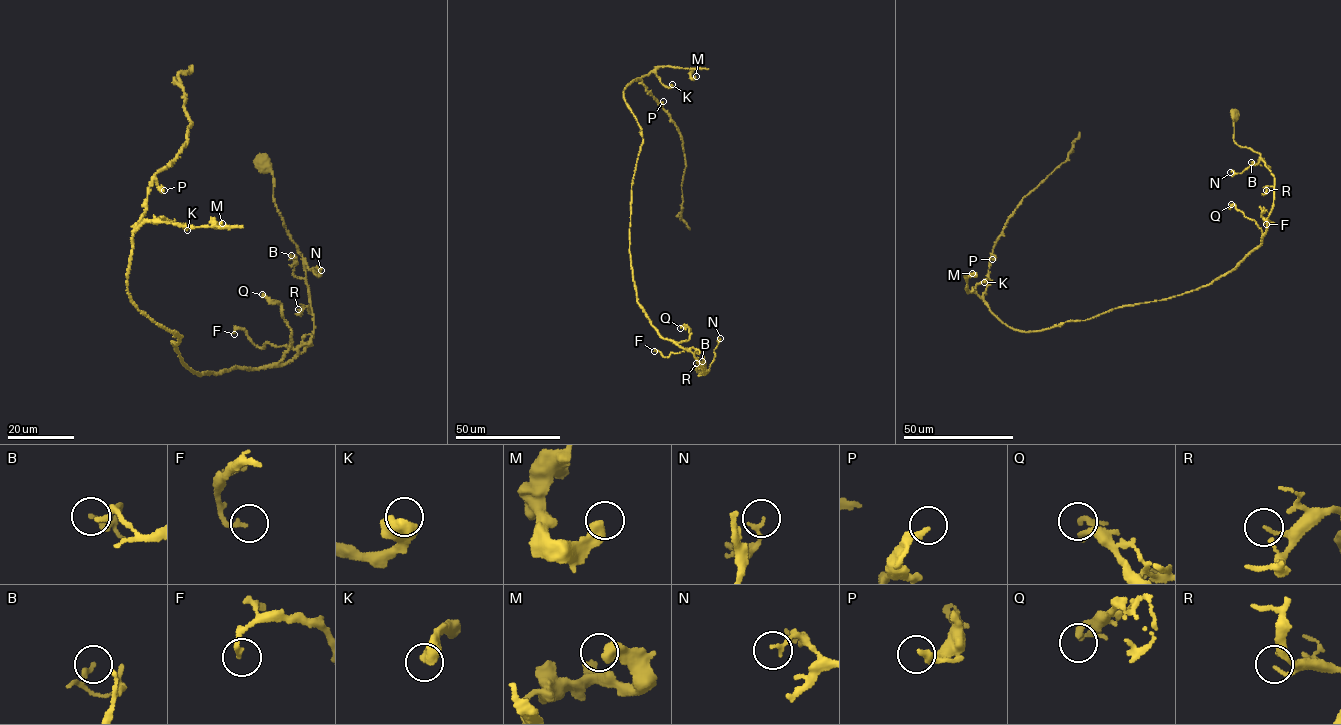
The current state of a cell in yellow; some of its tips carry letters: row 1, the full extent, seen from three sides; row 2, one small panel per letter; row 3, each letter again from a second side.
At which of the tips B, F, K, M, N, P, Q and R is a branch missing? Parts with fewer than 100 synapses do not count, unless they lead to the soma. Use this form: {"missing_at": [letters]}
{"missing_at": []}

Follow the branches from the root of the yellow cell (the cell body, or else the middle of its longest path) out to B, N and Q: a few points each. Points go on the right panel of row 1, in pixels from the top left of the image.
B: (1235, 115), (1235, 143), (1256, 152), (1265, 166), (1270, 167), (1262, 158), (1257, 163), (1251, 162)
N: (1235, 115), (1235, 143), (1256, 152), (1261, 158), (1258, 163), (1240, 173), (1230, 172)
Q: (1235, 115), (1235, 143), (1260, 155), (1274, 176), (1274, 202), (1264, 233), (1235, 205), (1230, 207), (1231, 204)

